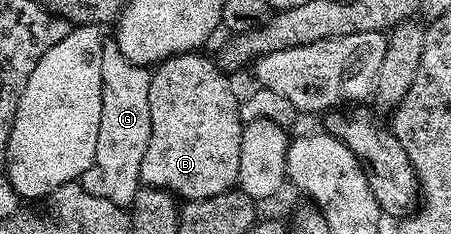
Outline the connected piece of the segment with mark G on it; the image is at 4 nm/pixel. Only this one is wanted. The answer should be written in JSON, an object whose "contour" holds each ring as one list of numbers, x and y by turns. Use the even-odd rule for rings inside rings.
{"contour":[[106,44,103,48,101,71,103,108,99,116,99,140,95,144,95,160,91,168,81,174,79,184,93,196,103,196,103,200,111,200,111,204,129,208,143,185,143,152,147,152,151,140,150,71,127,60,116,44]]}

